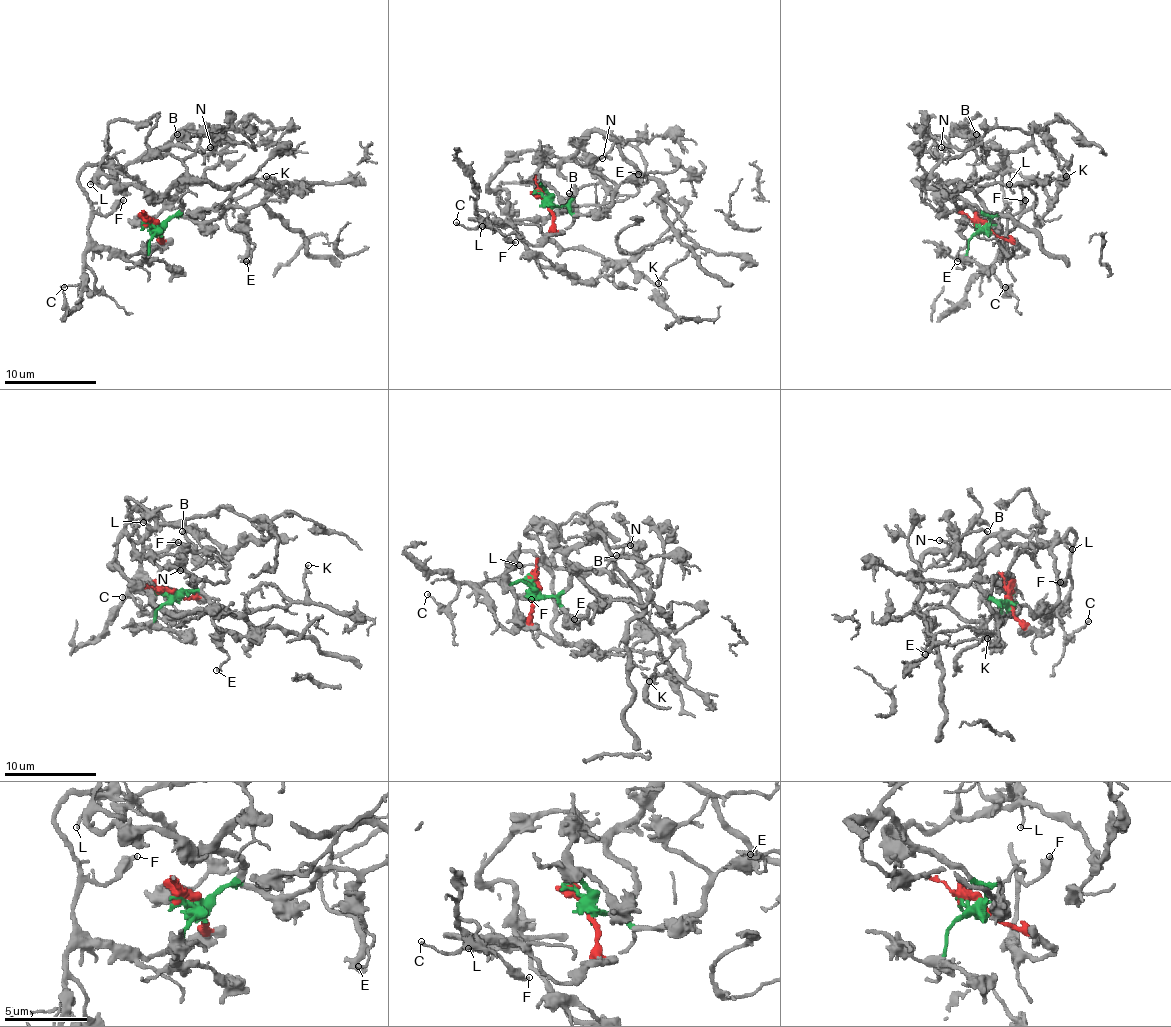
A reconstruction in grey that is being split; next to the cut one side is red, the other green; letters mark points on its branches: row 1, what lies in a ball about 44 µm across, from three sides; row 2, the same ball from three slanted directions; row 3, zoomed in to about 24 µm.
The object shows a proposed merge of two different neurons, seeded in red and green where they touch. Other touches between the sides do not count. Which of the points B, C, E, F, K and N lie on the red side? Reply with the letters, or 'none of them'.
C, F

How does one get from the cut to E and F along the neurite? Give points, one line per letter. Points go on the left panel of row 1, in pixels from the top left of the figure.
E: (154, 227), (181, 215), (206, 222), (238, 206), (254, 245), (245, 261)
F: (154, 227), (160, 238), (142, 252), (119, 254), (101, 247), (89, 236), (89, 220), (108, 215), (124, 199)

